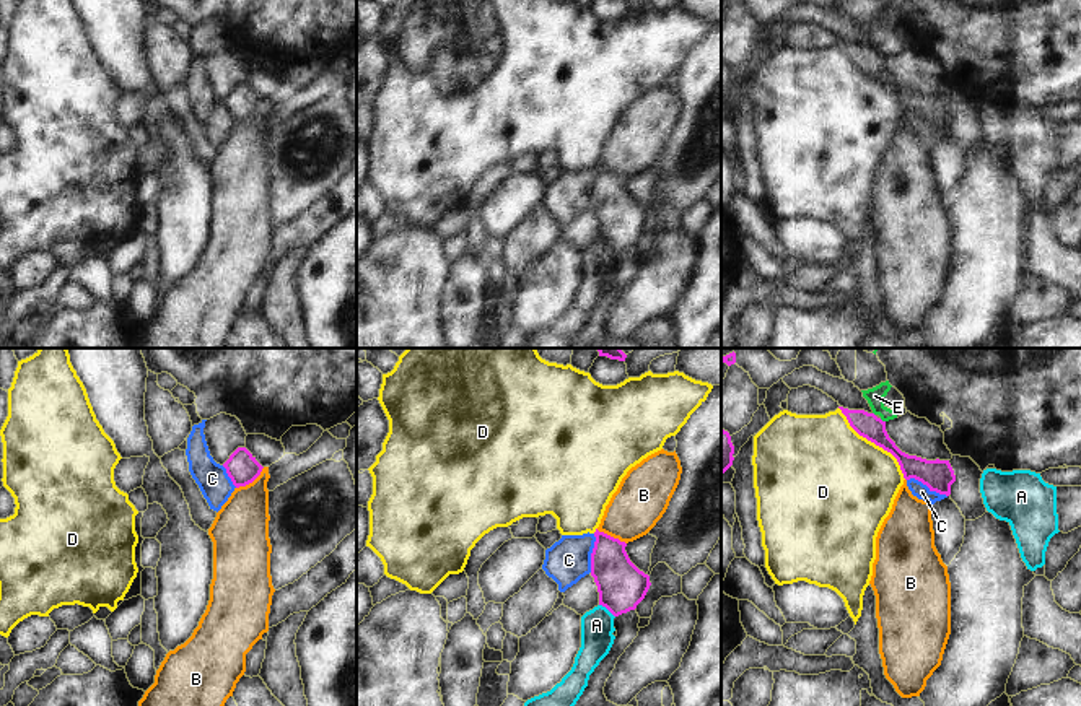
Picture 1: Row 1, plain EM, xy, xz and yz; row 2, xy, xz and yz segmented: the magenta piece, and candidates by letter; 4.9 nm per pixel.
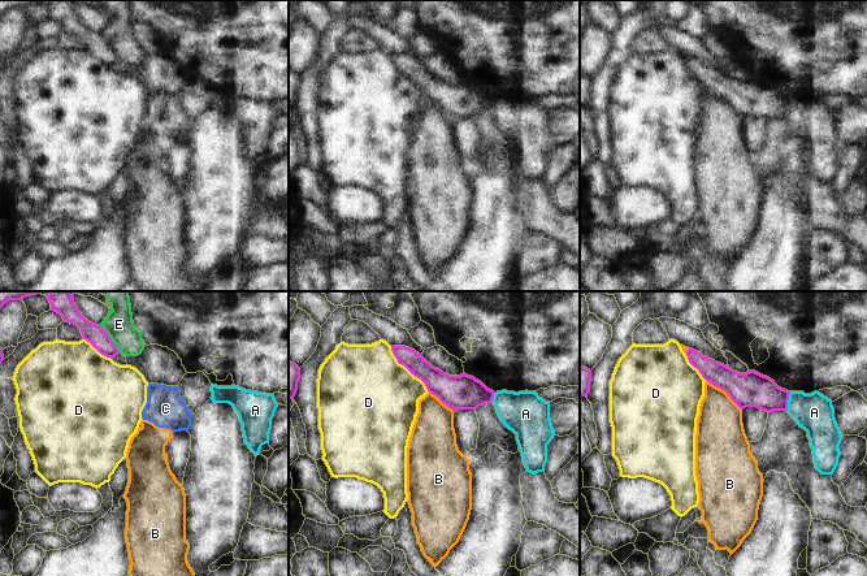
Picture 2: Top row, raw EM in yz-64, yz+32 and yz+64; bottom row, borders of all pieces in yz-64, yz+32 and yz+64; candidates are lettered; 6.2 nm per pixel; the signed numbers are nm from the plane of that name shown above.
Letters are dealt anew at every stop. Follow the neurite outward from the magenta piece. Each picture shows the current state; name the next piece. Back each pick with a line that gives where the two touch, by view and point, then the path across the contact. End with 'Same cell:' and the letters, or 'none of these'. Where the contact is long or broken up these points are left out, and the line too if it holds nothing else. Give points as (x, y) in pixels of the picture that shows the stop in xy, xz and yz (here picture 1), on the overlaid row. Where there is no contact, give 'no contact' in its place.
Same cell: none of these

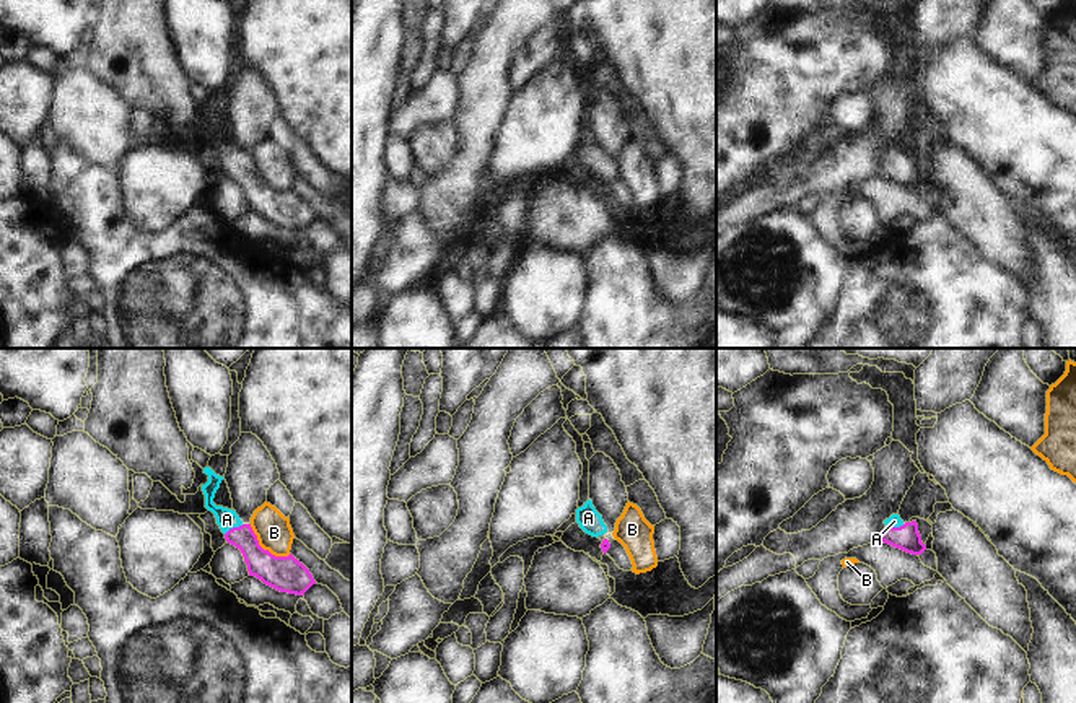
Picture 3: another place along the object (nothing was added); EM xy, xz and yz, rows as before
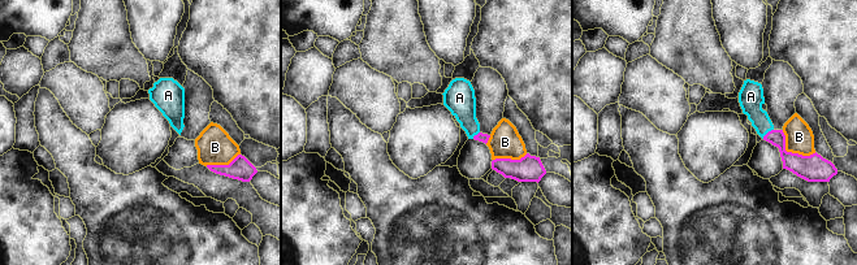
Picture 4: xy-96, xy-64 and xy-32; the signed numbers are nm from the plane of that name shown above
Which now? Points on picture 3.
A: contact xy (233, 528); way xy (261, 563), (248, 542), (233, 528), (227, 519)
Same cell: A

